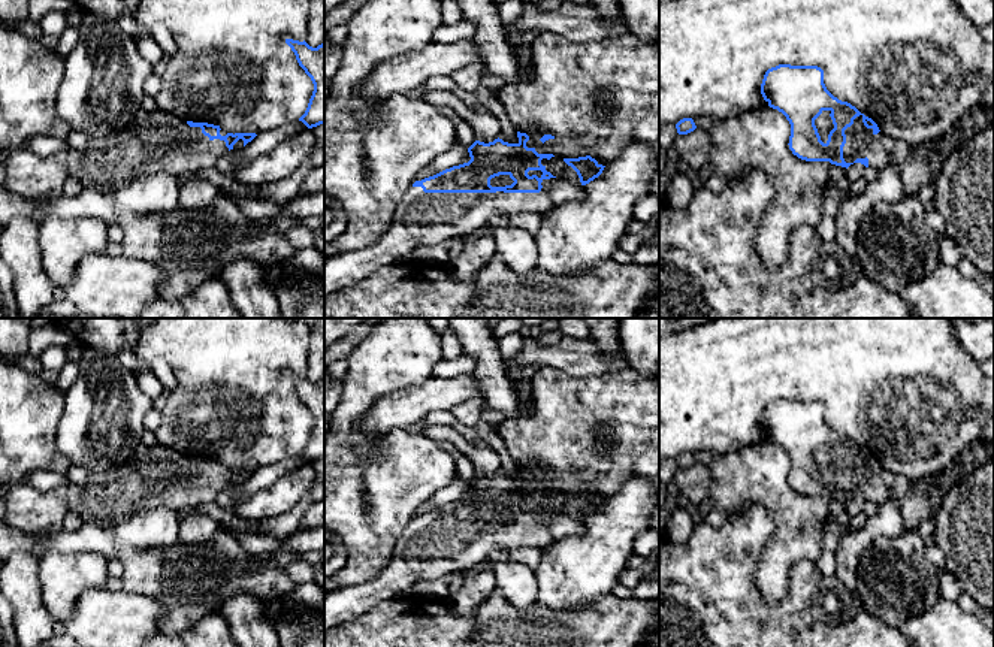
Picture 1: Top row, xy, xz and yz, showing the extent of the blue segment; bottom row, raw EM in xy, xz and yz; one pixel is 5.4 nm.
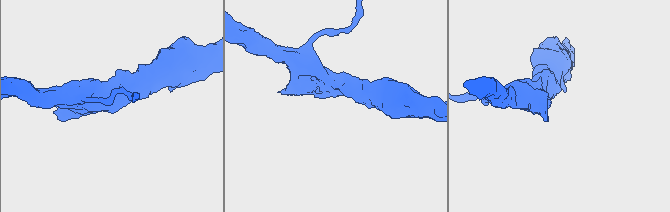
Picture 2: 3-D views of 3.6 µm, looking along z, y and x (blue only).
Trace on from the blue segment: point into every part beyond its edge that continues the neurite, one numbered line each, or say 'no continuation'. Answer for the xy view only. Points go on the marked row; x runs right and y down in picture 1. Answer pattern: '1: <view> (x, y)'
1: xy (160, 142)

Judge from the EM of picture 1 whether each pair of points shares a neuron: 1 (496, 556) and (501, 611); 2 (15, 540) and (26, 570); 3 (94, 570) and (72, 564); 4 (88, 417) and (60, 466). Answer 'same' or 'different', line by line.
1: different
2: different
3: same
4: different

